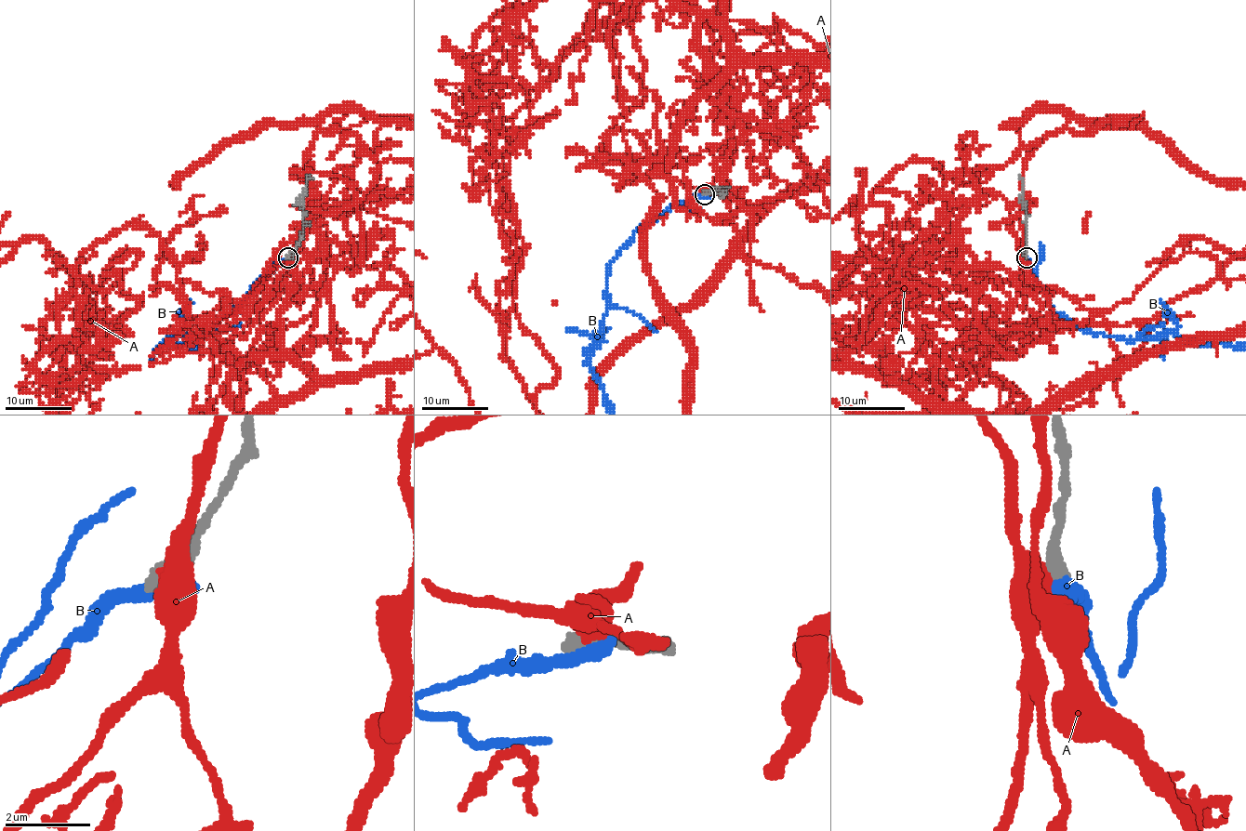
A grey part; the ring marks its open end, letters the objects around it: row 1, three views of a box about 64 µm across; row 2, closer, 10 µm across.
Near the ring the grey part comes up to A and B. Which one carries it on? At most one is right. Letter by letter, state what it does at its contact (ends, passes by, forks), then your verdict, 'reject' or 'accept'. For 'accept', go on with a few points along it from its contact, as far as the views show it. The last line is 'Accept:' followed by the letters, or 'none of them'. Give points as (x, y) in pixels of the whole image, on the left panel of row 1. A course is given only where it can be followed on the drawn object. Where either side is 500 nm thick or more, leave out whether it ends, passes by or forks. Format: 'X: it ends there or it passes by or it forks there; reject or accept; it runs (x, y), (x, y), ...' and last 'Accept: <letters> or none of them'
A: reject
B: it ends there; reject
Accept: none of them

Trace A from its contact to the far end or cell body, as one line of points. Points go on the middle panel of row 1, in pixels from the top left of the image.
A: (708, 191), (744, 194), (724, 223), (691, 198), (677, 101), (645, 267), (691, 351)

